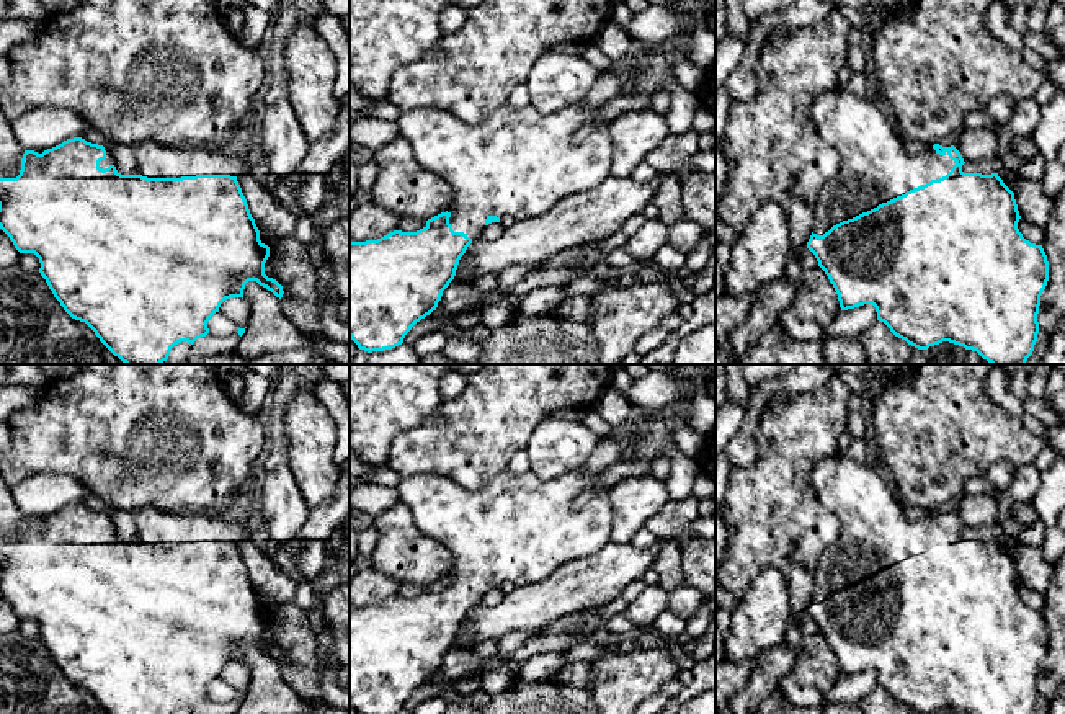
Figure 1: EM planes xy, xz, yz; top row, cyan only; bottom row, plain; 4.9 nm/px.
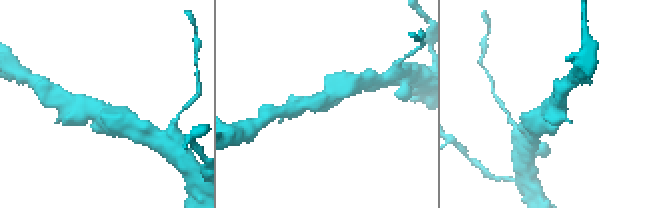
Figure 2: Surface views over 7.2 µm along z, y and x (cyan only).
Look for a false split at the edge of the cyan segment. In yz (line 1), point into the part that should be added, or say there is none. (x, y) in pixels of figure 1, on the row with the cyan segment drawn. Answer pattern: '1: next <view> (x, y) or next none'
1: next yz (874, 167)

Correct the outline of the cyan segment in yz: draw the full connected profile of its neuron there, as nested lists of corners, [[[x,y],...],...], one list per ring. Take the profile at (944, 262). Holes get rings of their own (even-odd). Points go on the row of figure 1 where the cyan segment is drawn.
[[[843,85],[822,91],[812,103],[810,116],[818,136],[838,152],[840,168],[818,194],[815,203],[815,225],[807,242],[807,248],[815,255],[818,266],[833,284],[841,310],[872,304],[877,312],[877,320],[884,322],[895,337],[918,350],[928,350],[929,346],[949,341],[964,346],[965,350],[977,351],[990,364],[1026,364],[1037,341],[1037,314],[1040,296],[1049,281],[1049,261],[1042,245],[1031,243],[1019,232],[1018,222],[1021,216],[1014,193],[1003,183],[998,173],[964,173],[962,165],[965,162],[954,145],[942,147],[934,144],[923,155],[908,154],[902,137],[890,127],[876,103],[866,96],[853,95]]]

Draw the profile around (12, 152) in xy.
[[[0,109],[0,178],[16,178],[25,149],[16,141],[10,119]]]

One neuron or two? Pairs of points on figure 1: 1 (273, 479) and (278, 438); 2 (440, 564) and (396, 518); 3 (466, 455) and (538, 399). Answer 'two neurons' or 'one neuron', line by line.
1: one neuron
2: one neuron
3: one neuron

